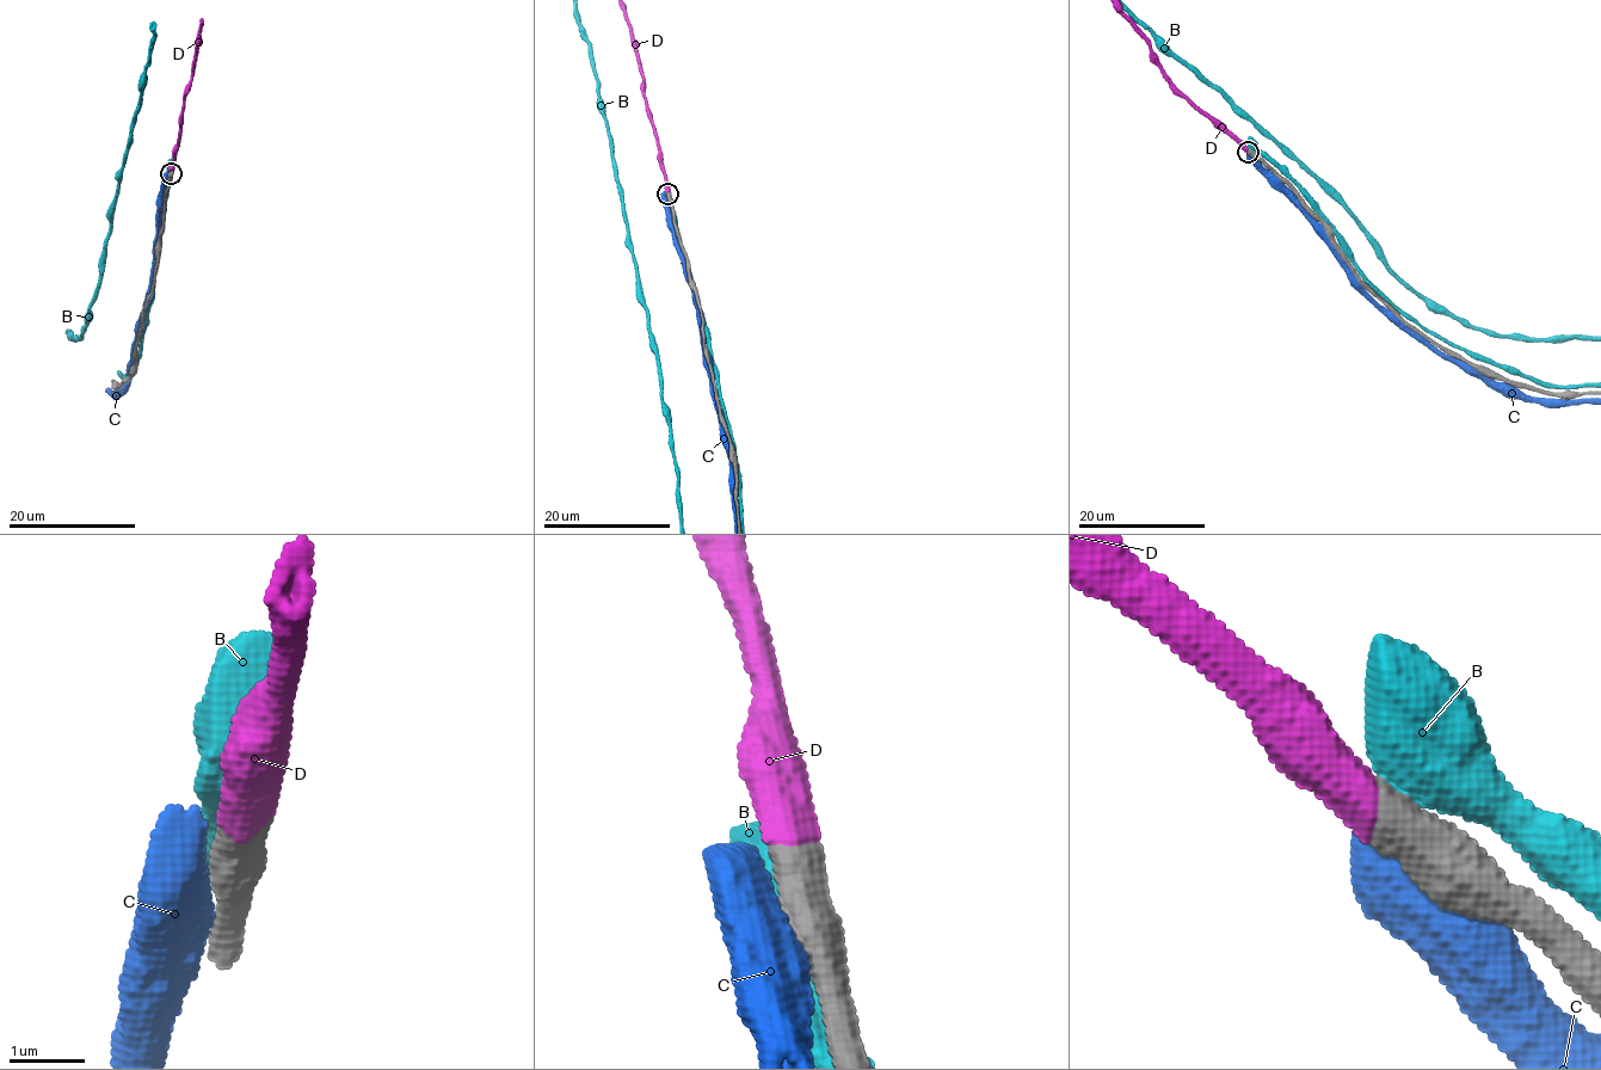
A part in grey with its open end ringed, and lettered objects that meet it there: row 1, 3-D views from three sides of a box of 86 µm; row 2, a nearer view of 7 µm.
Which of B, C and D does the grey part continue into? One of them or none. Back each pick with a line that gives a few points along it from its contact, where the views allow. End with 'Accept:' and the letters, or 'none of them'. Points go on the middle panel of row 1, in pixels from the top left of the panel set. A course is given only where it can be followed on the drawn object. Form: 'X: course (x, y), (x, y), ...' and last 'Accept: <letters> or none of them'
Accept: D

